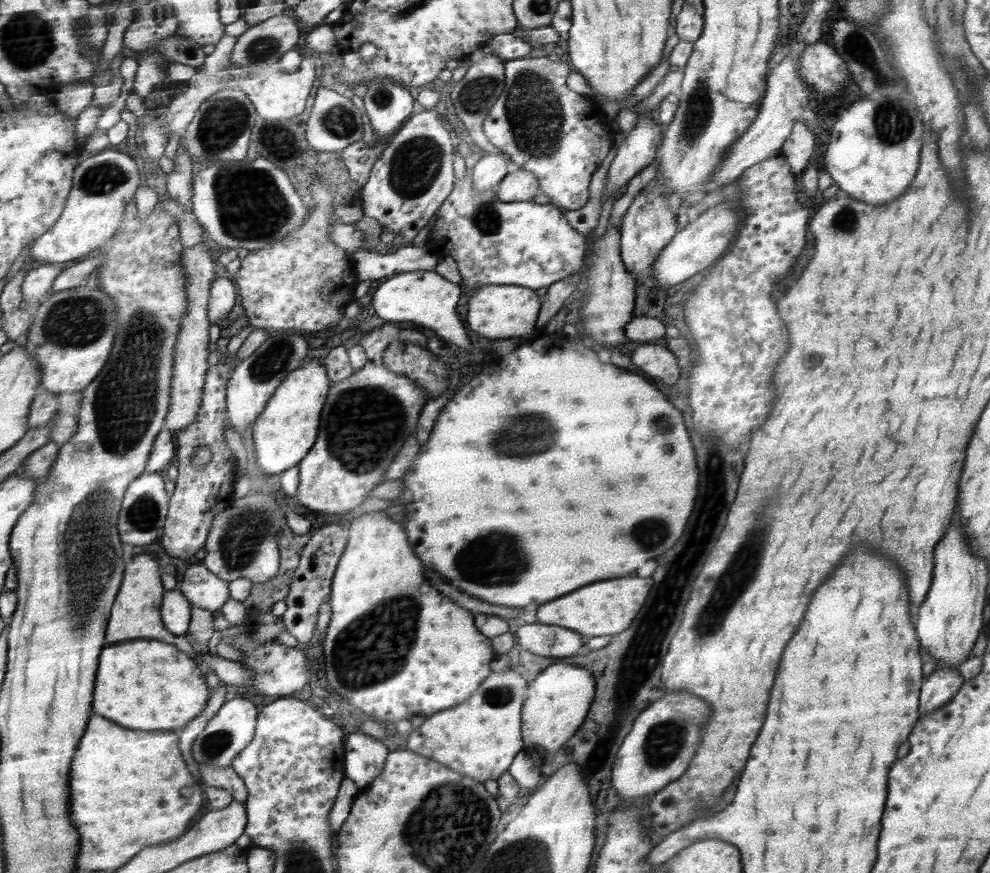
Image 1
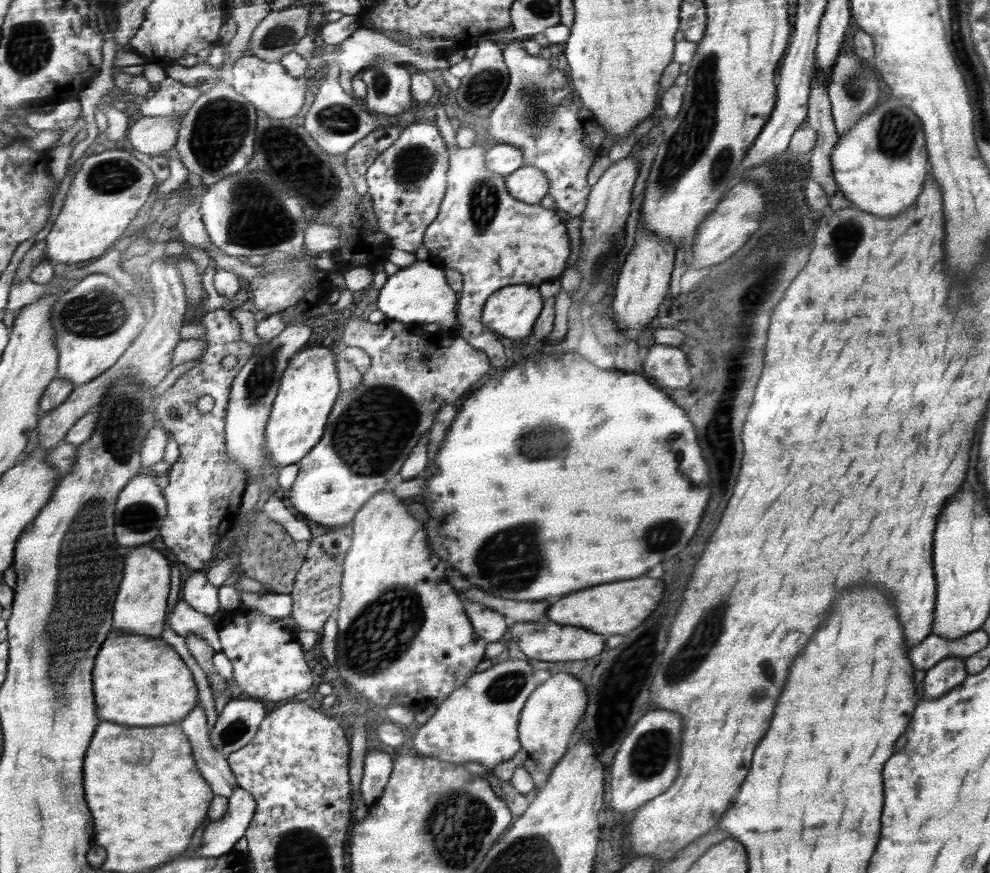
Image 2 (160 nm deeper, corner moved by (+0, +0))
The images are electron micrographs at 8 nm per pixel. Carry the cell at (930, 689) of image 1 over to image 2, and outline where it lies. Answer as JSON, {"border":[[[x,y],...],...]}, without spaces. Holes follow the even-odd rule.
{"border":[[[947,657],[926,671],[924,684],[924,698],[938,699],[960,686],[968,678],[965,660],[961,657]]]}

